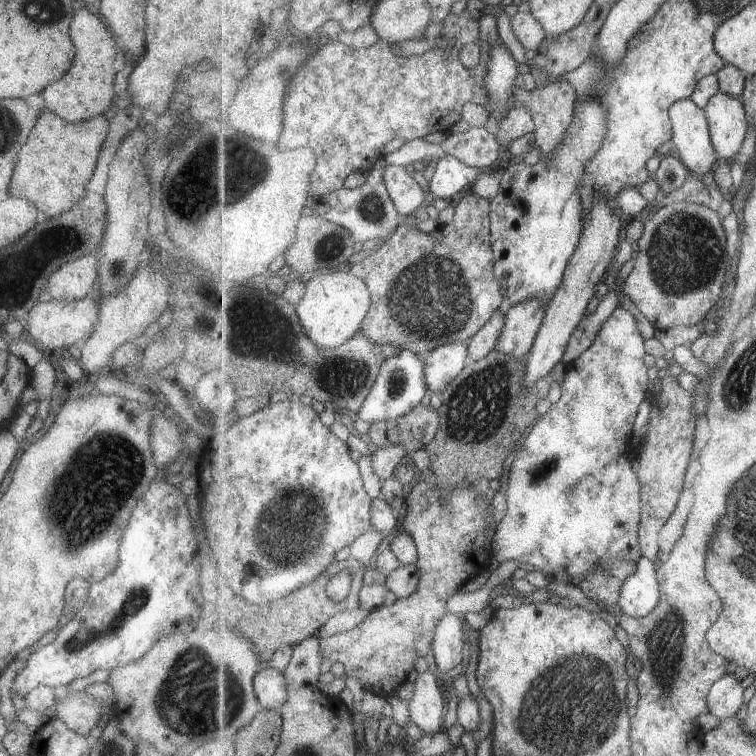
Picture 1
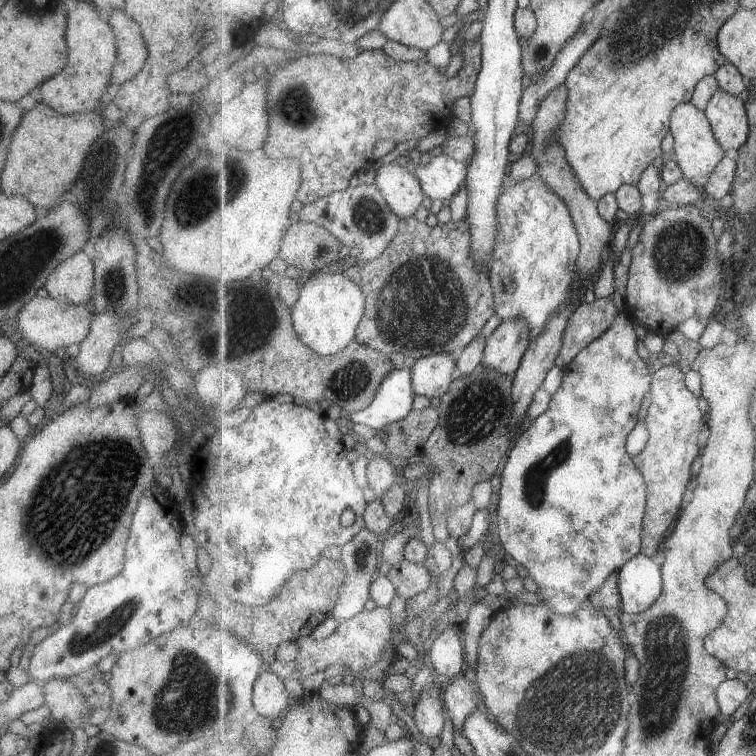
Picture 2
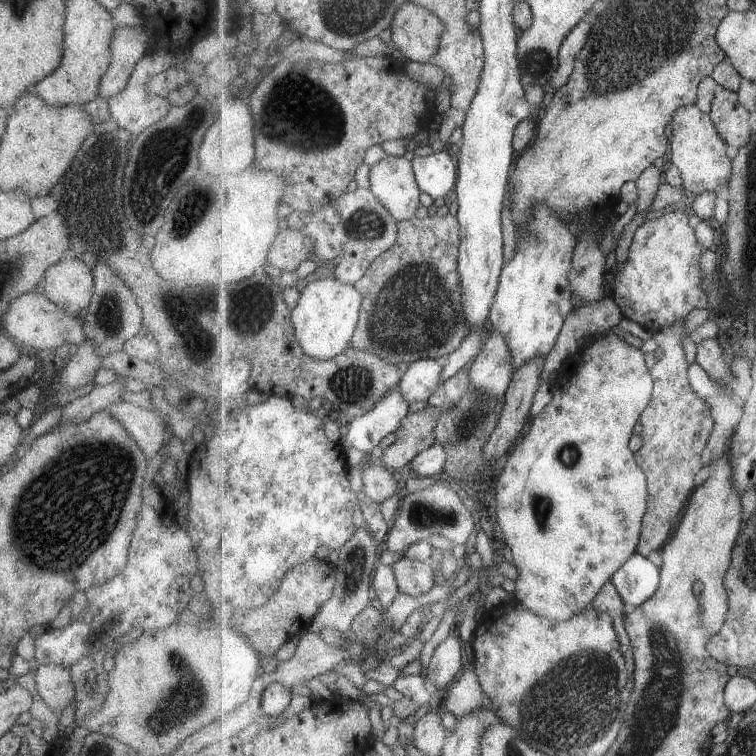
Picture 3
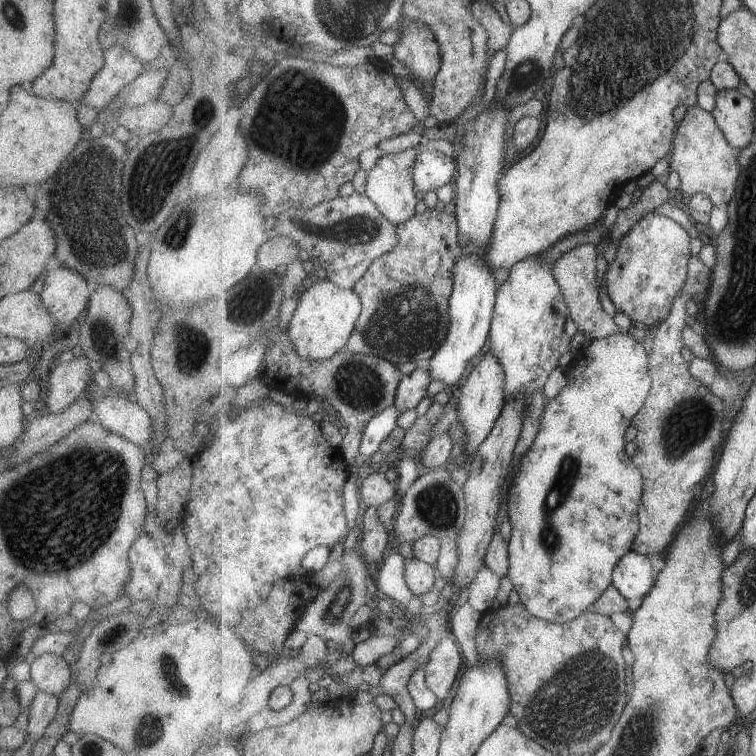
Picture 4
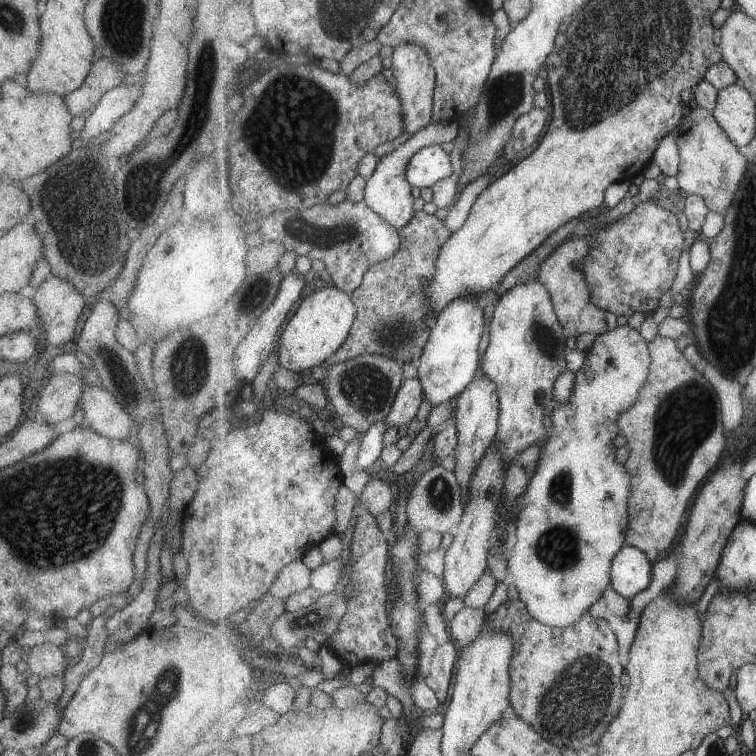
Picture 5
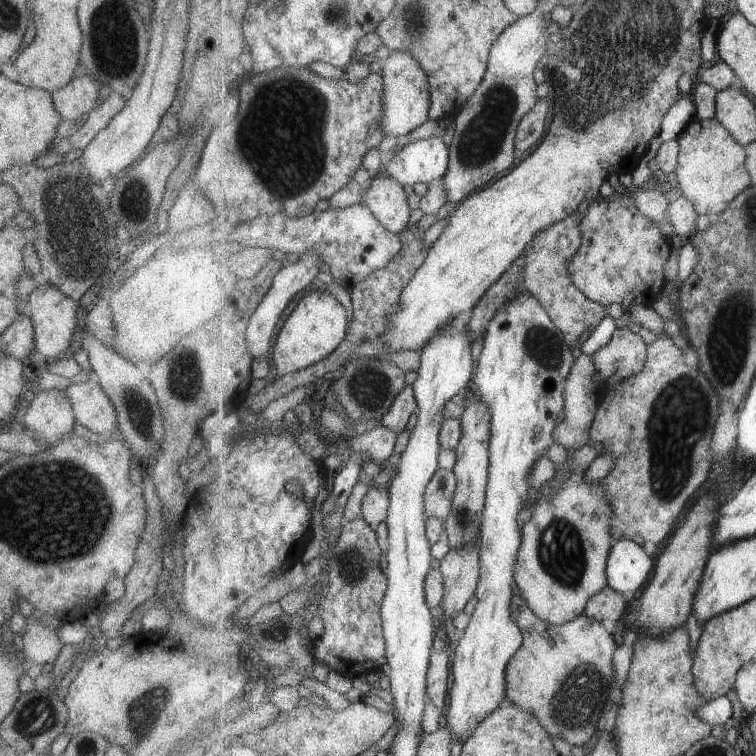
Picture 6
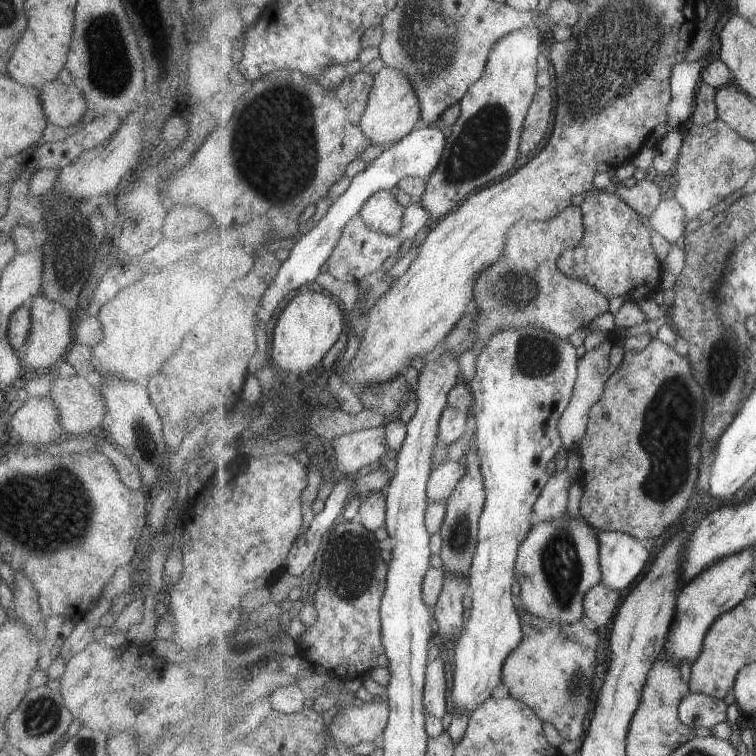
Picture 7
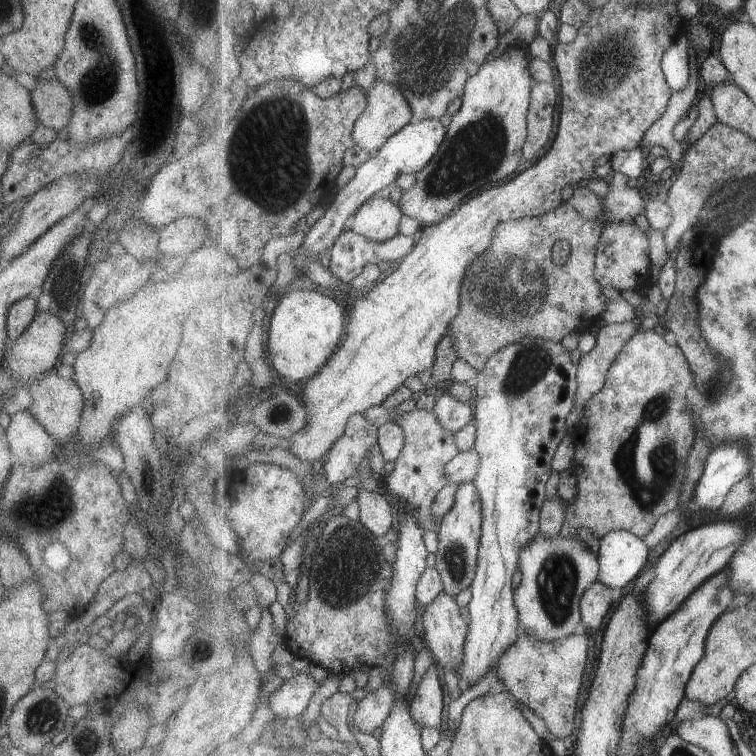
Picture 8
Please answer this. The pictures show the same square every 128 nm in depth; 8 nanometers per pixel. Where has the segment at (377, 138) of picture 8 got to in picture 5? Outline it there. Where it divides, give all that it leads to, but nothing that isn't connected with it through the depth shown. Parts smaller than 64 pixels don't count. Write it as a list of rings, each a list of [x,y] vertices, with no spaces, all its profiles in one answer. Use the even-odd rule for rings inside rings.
[[[419,43],[399,45],[394,49],[391,58],[390,68],[393,70],[397,92],[404,106],[405,131],[415,134],[433,121],[436,68],[429,51]]]

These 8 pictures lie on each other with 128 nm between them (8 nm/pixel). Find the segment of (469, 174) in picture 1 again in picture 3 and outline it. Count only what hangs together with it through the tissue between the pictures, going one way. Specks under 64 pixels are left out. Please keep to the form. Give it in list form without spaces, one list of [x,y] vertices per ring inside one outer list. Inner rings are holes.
[[[446,149],[424,157],[412,157],[412,163],[420,189],[435,198],[445,198],[456,188],[460,177],[458,162]]]

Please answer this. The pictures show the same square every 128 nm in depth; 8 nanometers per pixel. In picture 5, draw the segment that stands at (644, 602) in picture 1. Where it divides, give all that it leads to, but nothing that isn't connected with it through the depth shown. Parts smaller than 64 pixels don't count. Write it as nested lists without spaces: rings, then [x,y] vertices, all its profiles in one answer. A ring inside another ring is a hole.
[[[625,544],[613,561],[612,587],[624,597],[632,598],[651,584],[653,565],[645,551]]]

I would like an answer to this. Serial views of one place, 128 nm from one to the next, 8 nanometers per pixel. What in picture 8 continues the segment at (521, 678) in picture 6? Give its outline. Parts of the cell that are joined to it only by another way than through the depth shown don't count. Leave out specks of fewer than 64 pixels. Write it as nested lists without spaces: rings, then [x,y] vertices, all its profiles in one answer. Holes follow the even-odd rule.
[[[522,632],[517,642],[504,652],[497,666],[497,677],[512,696],[541,716],[559,739],[572,737],[575,732],[577,698],[583,686],[589,644],[587,636],[577,636],[576,632],[555,642],[540,641]]]

